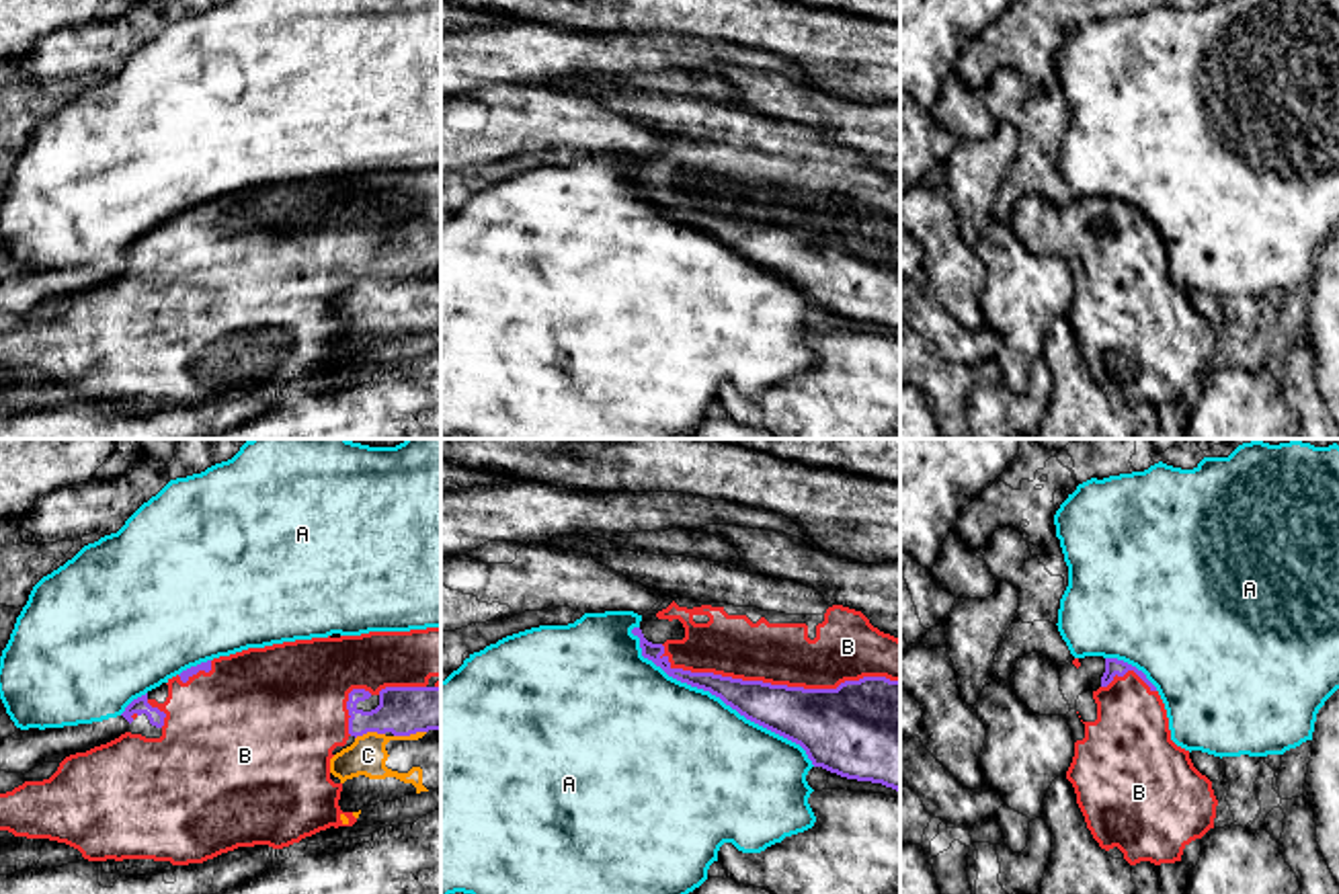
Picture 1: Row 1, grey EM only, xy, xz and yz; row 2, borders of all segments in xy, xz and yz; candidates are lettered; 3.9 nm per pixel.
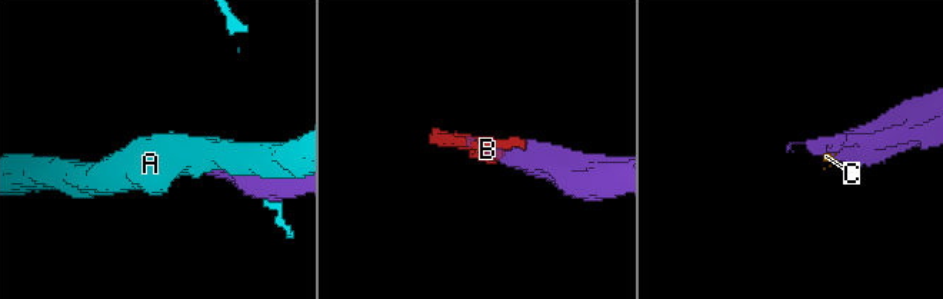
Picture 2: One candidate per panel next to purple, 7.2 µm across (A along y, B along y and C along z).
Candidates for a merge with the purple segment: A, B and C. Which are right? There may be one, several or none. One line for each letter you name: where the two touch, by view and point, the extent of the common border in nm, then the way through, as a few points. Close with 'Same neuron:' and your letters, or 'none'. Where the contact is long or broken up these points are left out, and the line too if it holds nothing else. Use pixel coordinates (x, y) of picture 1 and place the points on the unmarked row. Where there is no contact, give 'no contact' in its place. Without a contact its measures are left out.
B: contact xz (778, 226); length 950 nm
Same neuron: B

